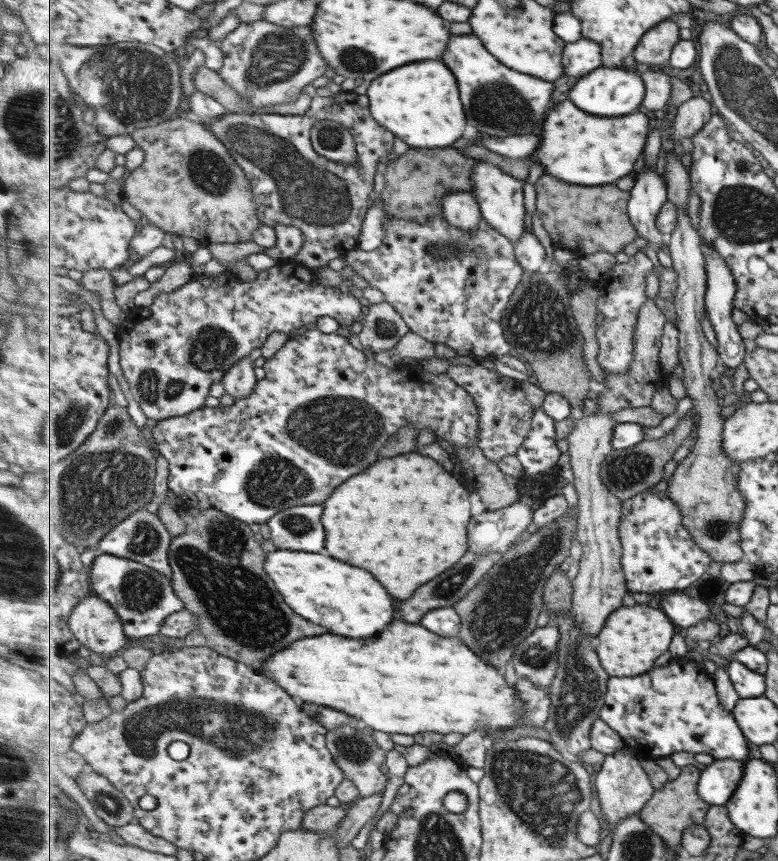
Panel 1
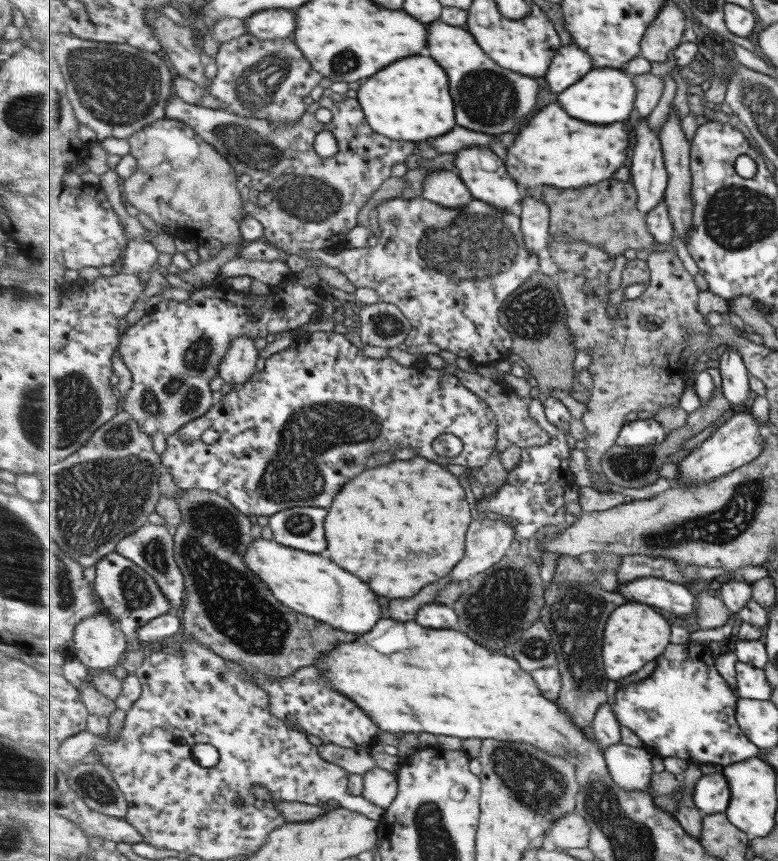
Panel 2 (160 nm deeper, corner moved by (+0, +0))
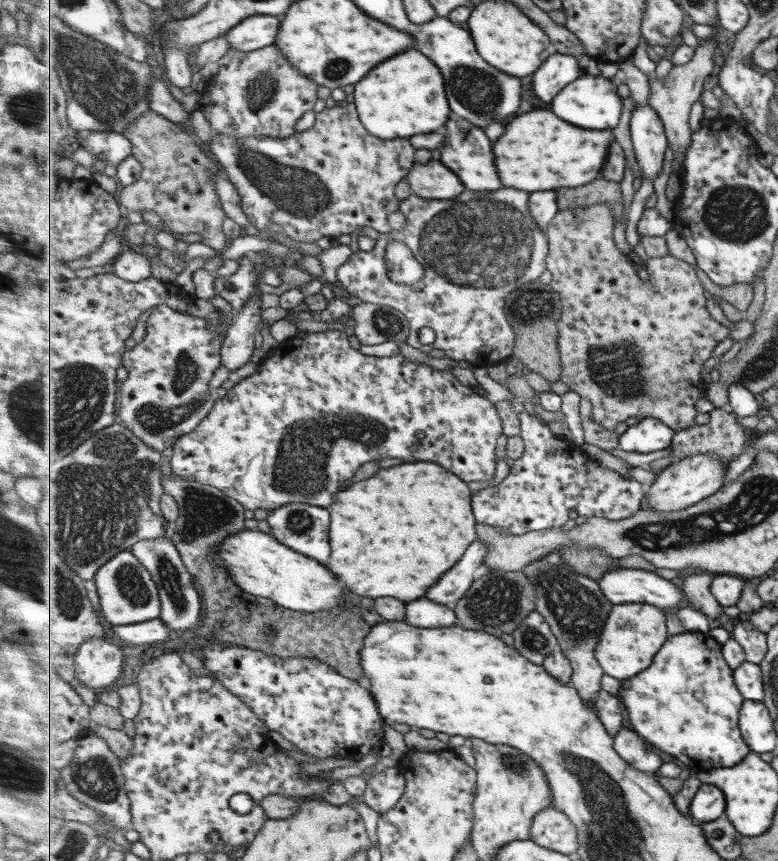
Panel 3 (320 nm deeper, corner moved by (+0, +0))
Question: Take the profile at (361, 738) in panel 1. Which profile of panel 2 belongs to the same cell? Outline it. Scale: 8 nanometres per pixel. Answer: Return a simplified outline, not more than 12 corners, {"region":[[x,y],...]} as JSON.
{"region":[[374,766],[363,774],[363,794],[388,809],[398,797],[398,774]]}

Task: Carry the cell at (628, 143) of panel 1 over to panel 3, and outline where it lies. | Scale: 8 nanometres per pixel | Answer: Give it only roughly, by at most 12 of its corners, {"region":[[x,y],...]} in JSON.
{"region":[[551,110],[497,140],[505,186],[535,193],[601,178],[611,129]]}

